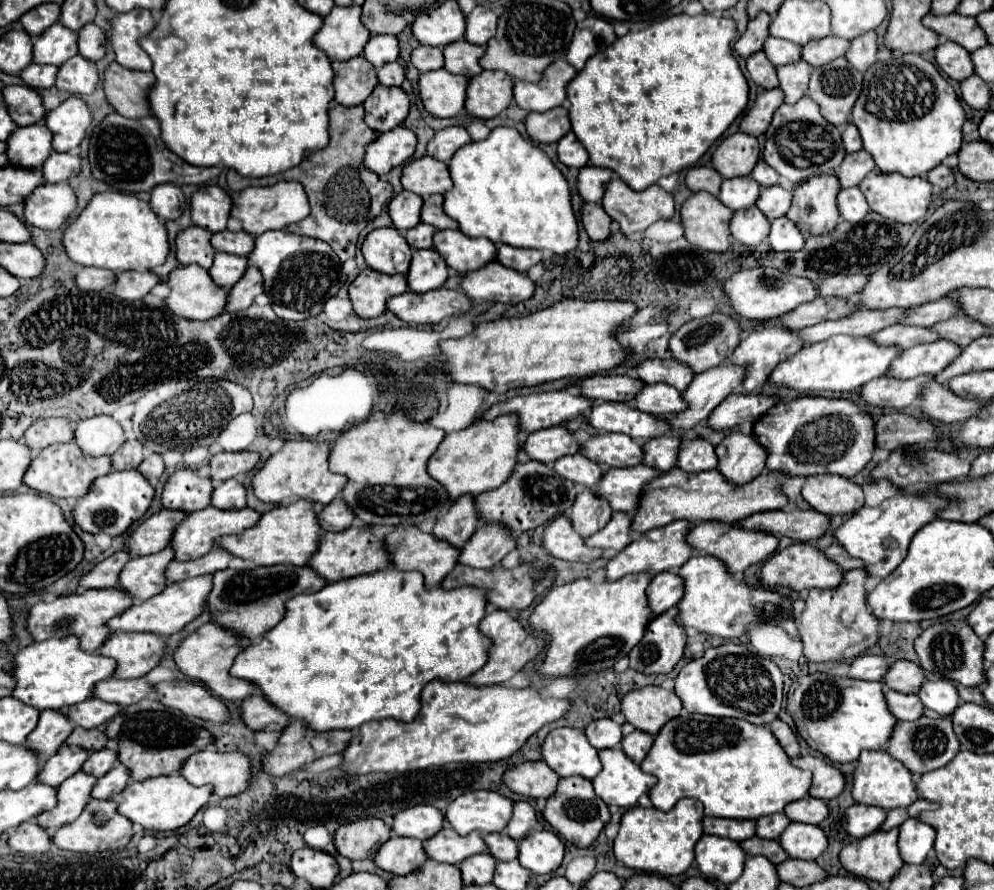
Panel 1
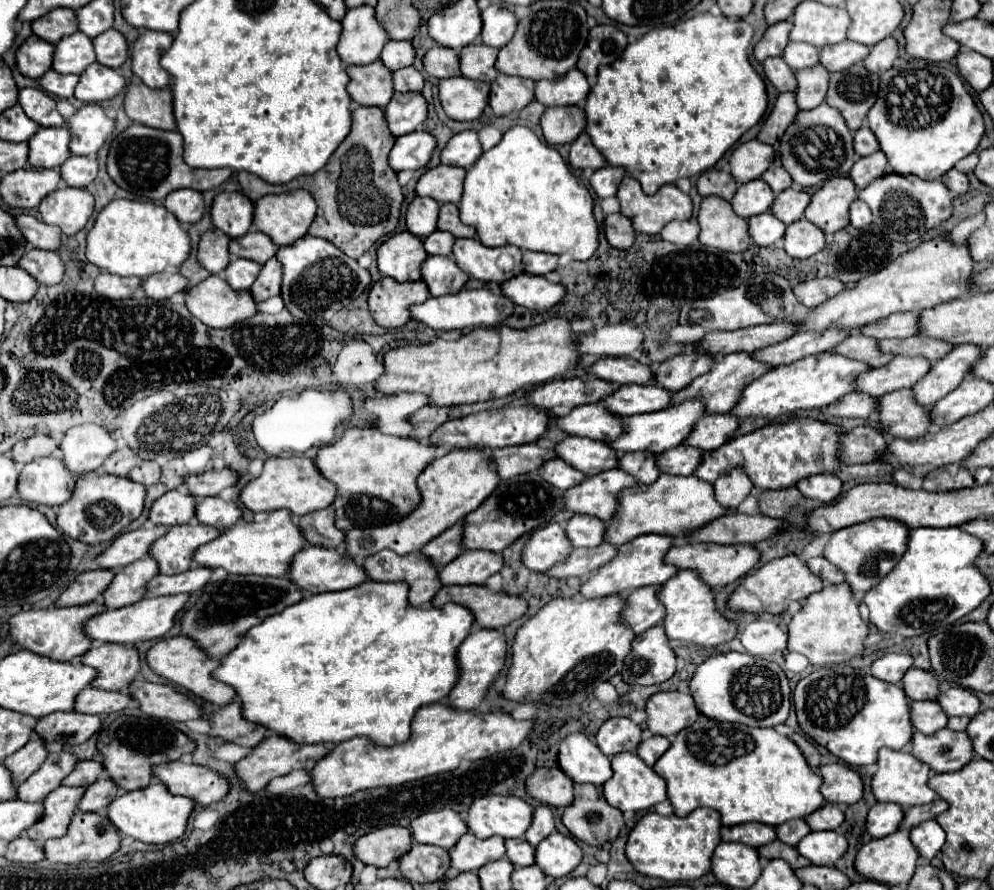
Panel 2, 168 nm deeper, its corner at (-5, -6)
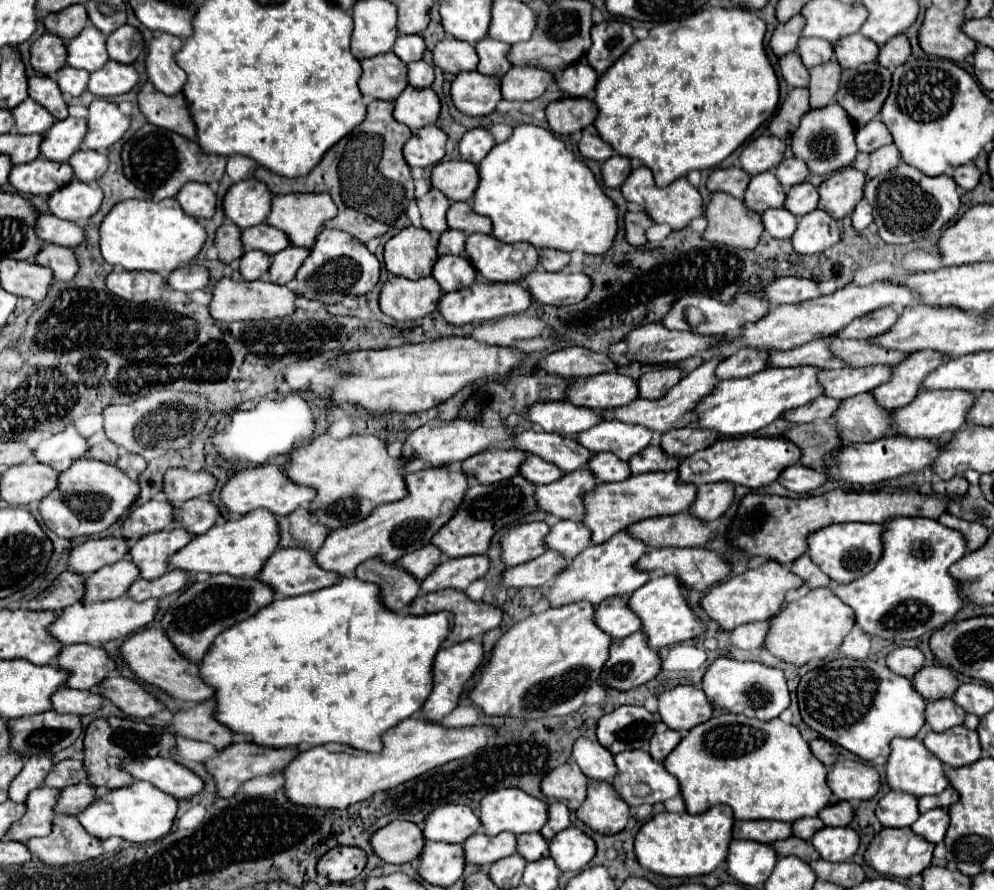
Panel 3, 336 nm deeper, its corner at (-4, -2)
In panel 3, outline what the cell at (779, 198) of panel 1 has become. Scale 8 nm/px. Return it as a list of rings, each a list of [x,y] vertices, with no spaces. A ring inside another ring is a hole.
[[[801,183],[801,185],[795,185],[791,187],[791,191],[787,193],[787,201],[785,201],[785,207],[797,215],[797,217],[803,217],[807,215],[809,211],[815,211],[817,209],[817,203],[819,203],[819,193],[817,189],[811,185],[811,183]]]

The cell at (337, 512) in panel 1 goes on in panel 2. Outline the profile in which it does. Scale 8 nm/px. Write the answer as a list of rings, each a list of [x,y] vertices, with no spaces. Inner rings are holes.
[[[334,507],[304,515],[299,521],[299,527],[308,545],[340,547],[344,541],[344,531],[336,527]]]

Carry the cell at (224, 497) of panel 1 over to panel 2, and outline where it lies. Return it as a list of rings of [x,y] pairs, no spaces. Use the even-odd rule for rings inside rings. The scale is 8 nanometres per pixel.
[[[204,497],[198,501],[196,519],[204,525],[214,525],[218,529],[228,529],[240,519],[242,511],[238,503],[224,501],[220,497]]]

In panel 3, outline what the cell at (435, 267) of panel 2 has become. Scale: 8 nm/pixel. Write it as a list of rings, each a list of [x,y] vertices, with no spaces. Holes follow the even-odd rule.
[[[441,255],[435,263],[433,277],[443,289],[453,291],[473,285],[477,271],[473,263],[469,263],[469,259],[463,255]]]

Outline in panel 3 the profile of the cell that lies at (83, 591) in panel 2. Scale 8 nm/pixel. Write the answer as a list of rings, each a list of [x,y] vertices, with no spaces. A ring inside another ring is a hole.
[[[71,571],[61,573],[49,589],[29,601],[31,611],[63,611],[65,607],[83,599],[83,581]]]

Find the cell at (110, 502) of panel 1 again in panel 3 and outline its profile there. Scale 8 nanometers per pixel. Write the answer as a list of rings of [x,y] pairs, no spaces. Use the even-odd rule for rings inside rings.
[[[89,457],[77,459],[67,471],[59,473],[57,487],[39,503],[39,513],[47,529],[65,539],[95,535],[113,525],[139,497],[139,483],[129,479],[115,465]]]

